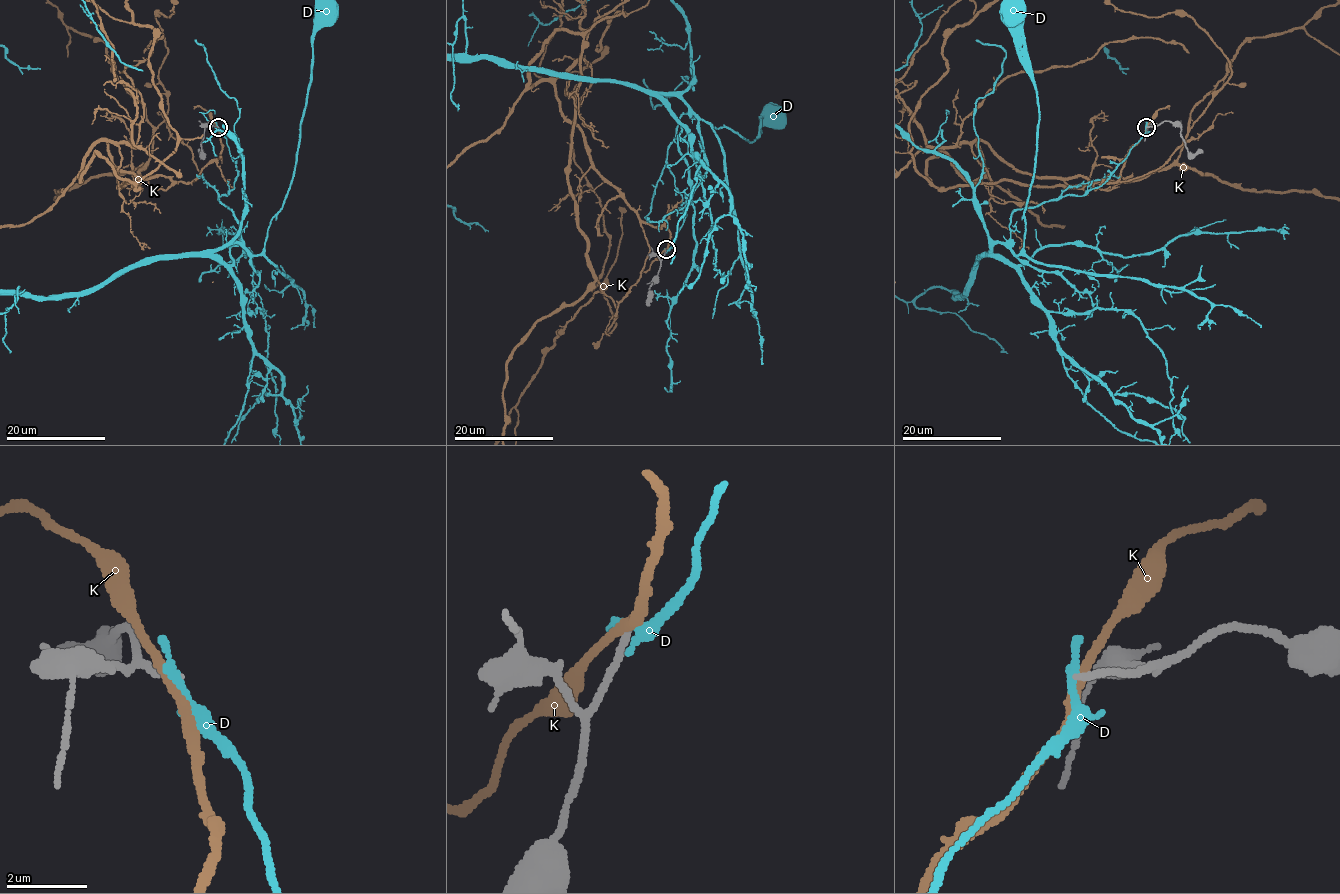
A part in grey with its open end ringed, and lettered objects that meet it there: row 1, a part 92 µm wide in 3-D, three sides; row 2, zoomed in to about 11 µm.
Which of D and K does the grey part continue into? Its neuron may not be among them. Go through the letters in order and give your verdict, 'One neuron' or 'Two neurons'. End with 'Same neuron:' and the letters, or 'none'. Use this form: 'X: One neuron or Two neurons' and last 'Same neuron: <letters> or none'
D: Two neurons
K: Two neurons
Same neuron: none

